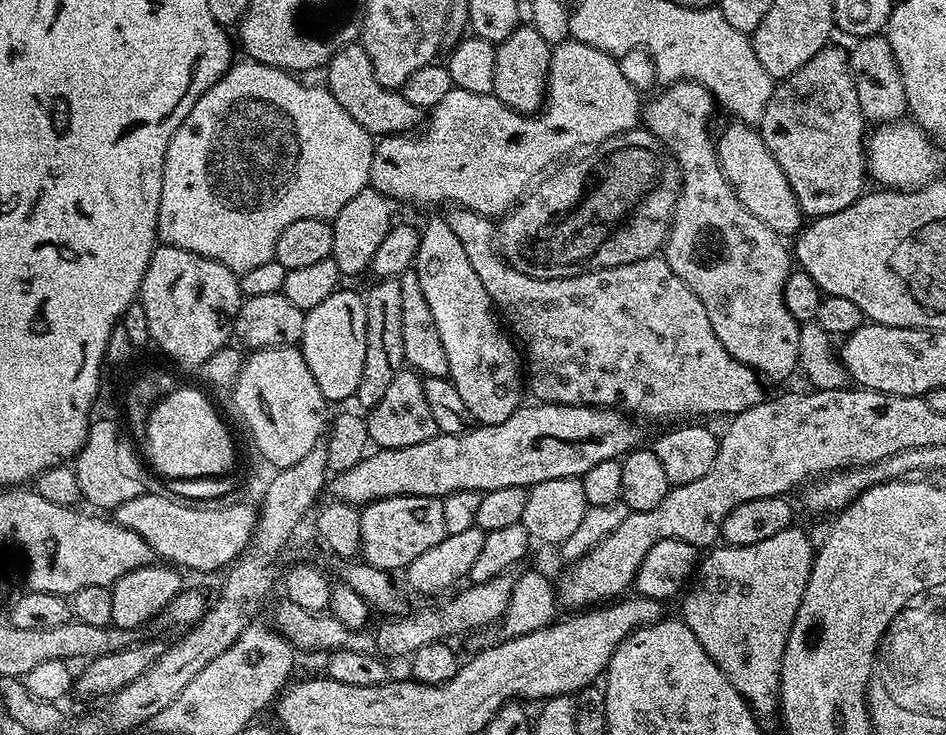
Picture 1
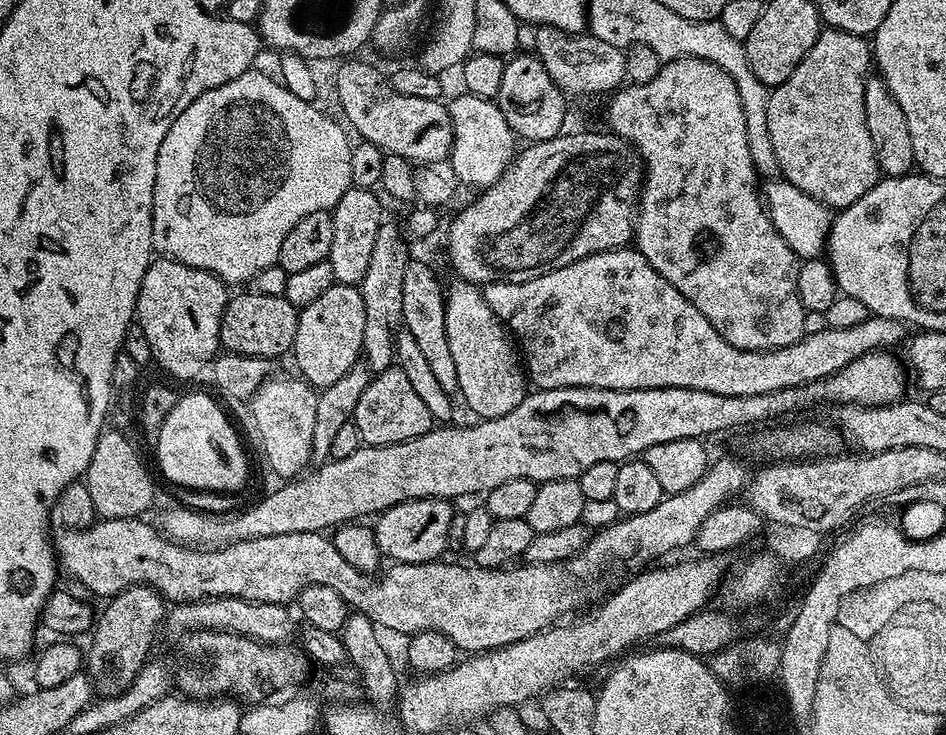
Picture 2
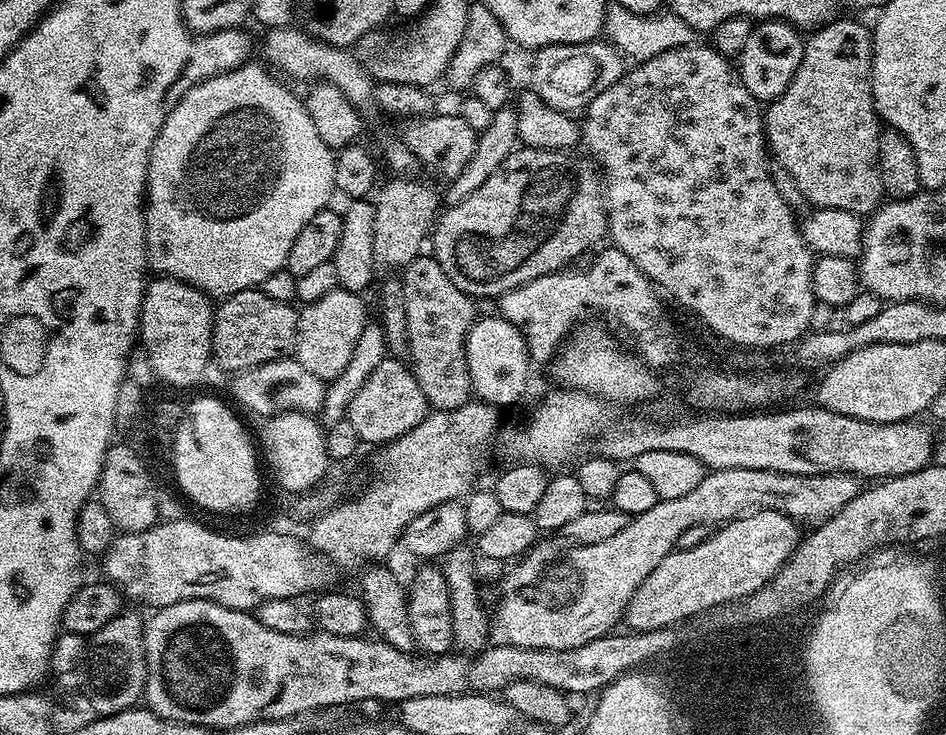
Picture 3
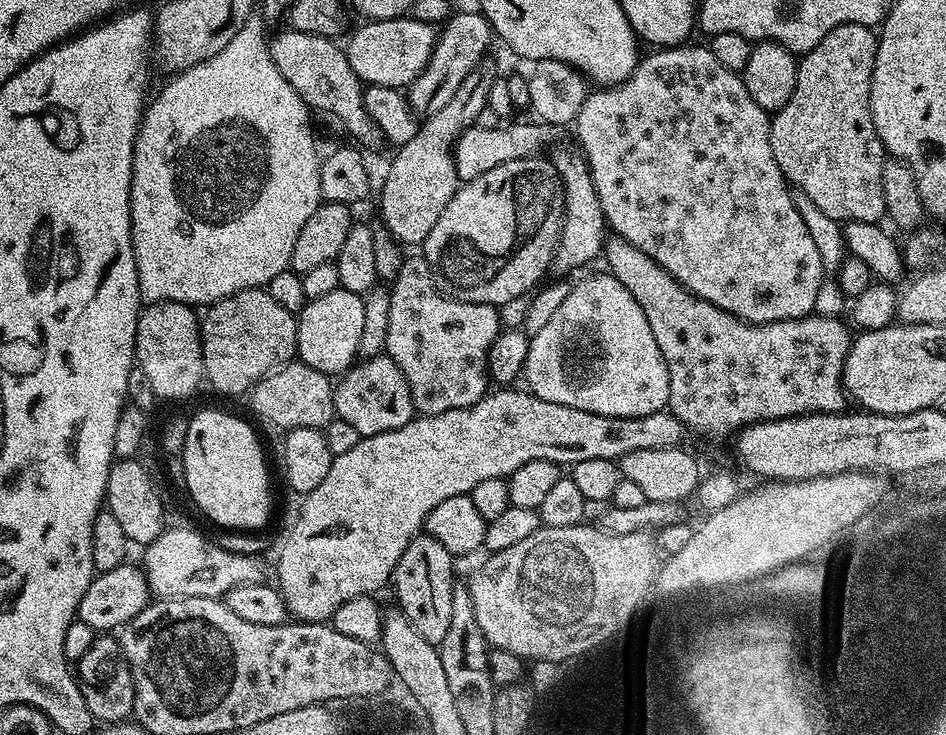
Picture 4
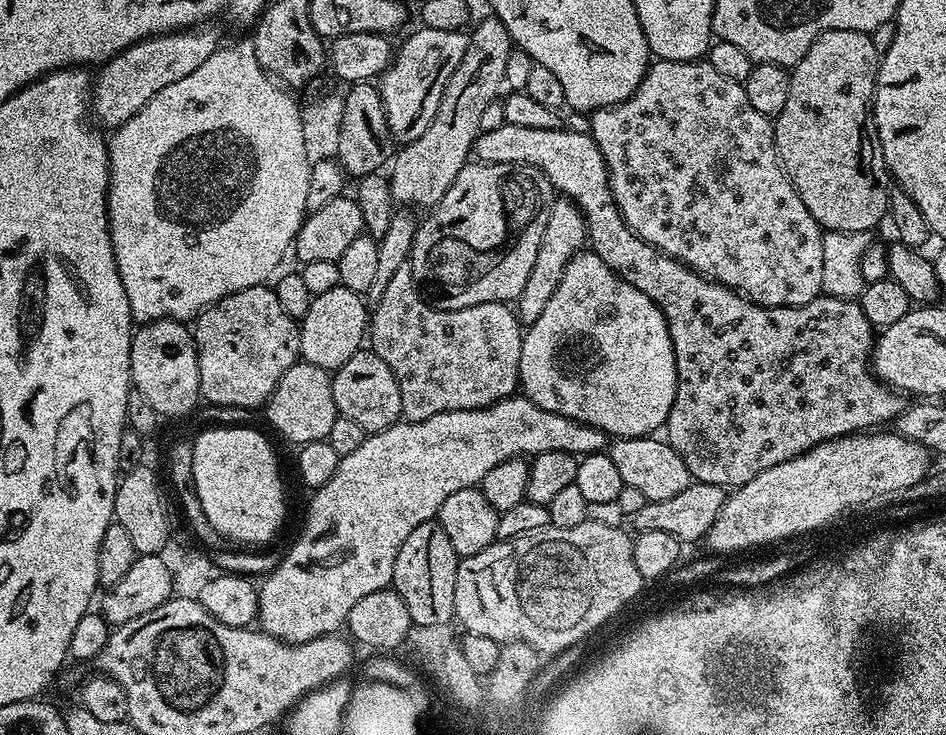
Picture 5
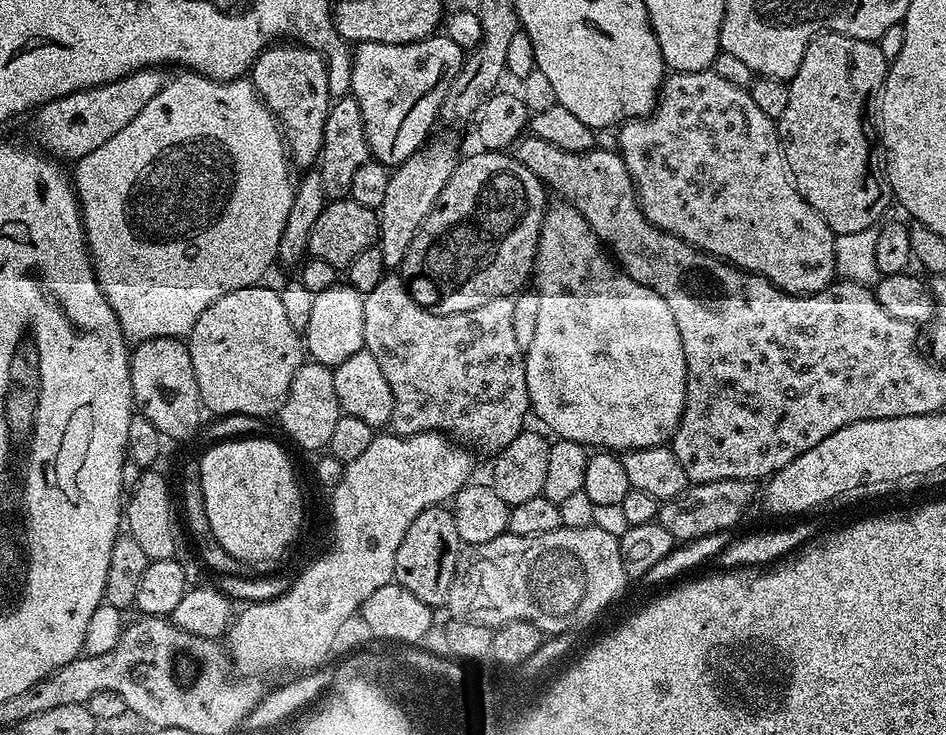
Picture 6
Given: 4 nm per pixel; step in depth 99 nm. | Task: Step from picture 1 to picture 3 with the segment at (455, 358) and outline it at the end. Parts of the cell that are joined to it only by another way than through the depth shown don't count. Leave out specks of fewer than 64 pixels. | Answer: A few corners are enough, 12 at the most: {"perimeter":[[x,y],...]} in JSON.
{"perimeter":[[513,323],[467,336],[473,393],[495,408],[526,392],[531,356]]}

